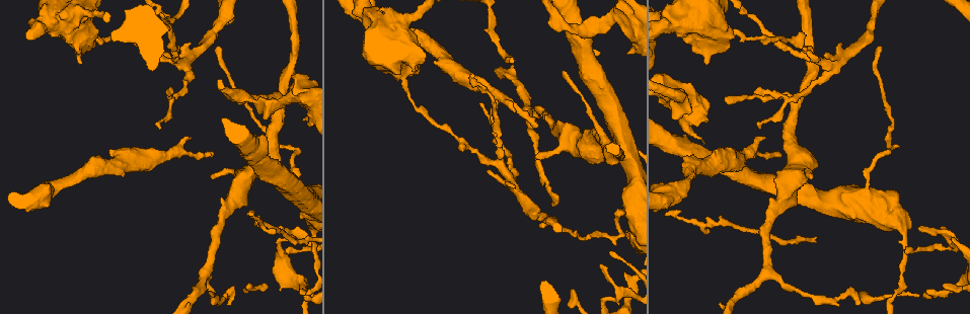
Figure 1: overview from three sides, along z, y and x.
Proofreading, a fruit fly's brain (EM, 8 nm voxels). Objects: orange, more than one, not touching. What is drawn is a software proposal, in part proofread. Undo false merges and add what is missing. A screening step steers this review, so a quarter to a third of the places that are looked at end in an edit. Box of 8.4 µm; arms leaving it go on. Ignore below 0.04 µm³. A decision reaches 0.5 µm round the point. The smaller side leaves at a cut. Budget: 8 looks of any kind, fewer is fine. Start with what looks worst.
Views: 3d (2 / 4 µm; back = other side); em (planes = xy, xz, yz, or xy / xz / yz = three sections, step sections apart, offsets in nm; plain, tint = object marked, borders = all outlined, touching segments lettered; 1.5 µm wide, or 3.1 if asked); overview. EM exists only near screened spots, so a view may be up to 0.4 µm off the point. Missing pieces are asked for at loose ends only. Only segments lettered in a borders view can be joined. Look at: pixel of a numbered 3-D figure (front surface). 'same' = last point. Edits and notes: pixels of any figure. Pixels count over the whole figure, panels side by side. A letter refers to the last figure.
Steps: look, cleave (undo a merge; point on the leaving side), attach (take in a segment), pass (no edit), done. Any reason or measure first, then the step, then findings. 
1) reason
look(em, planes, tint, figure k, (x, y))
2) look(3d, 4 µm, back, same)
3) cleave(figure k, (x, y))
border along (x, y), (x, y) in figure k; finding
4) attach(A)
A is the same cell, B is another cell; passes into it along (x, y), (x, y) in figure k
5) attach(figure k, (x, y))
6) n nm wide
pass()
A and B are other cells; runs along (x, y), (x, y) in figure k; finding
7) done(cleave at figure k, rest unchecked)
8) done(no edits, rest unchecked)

thin end
look(3d, 2 µm, back, figure 1, (212, 156))

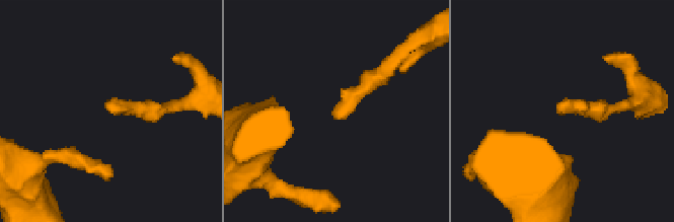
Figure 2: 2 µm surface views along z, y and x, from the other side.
need the tissue
look(em, planes, borders, figure 2, (556, 110))

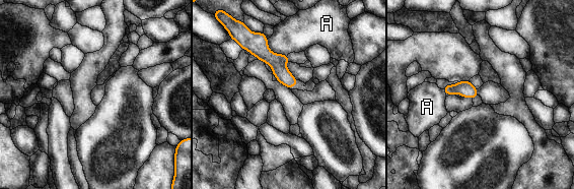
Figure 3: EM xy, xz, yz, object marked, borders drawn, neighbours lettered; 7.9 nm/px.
120 nm wide
pass()
A is another cell; runs along (258, 35), (258, 46), (291, 84) in figure 3; none of them fits

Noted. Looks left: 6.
four-way junction
look(3d, 2 µm, figure 1, (491, 9))

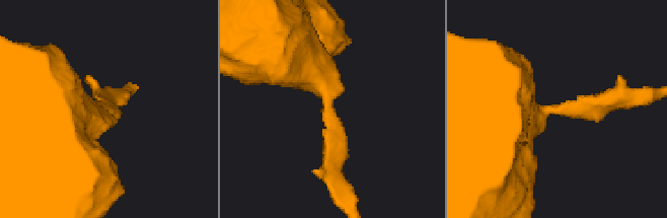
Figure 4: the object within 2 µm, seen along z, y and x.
4 arms
look(em, xz, step 8, tint, figure 4, (104, 109))

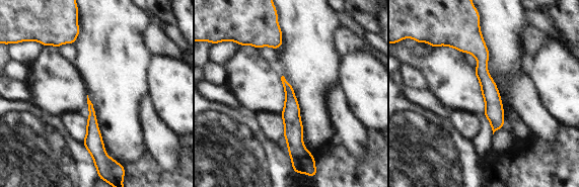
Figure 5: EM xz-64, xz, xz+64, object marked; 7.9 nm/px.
another direction
look(em, planes, borders, same)

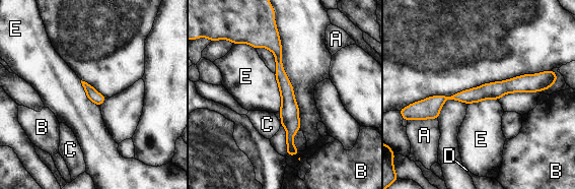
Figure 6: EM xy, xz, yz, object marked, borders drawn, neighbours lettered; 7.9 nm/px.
E touches over 300 nm
pass()
A, B, C, D and E are other cells; runs along (540, 83), (420, 106) in figure 6; all the same neuron

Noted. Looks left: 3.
thin neck
look(em, xz, step 4, tint, figure 1, (622, 214))

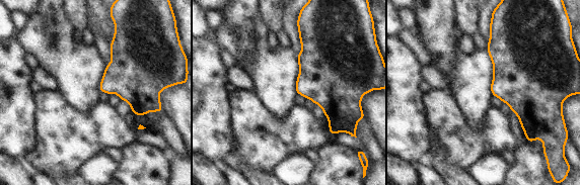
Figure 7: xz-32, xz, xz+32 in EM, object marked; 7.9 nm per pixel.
look(em, planes, borders, same)

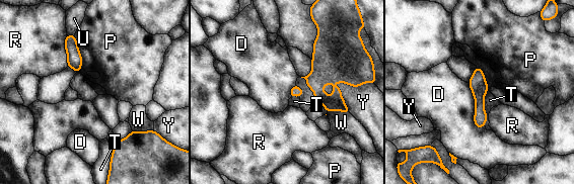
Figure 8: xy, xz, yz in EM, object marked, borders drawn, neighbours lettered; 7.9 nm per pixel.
pass()
D, P, R, T, U, W and Y are other cells; border along (488, 90), (484, 98), (484, 125) in figure 8; all the same neuron

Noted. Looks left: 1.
done(no edits, rest unchecked)

